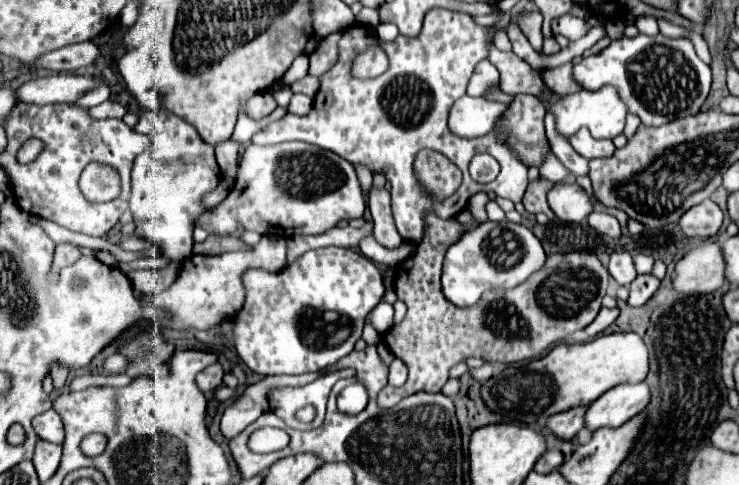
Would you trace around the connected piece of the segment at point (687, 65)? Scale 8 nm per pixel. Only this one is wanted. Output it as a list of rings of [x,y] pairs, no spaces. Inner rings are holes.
[[[658,33],[654,37],[622,37],[612,41],[598,55],[584,57],[580,63],[576,63],[576,81],[580,81],[580,85],[584,85],[588,91],[614,85],[630,113],[636,113],[644,125],[660,127],[674,119],[700,113],[700,107],[710,93],[712,71],[698,59],[690,39],[670,39]]]

